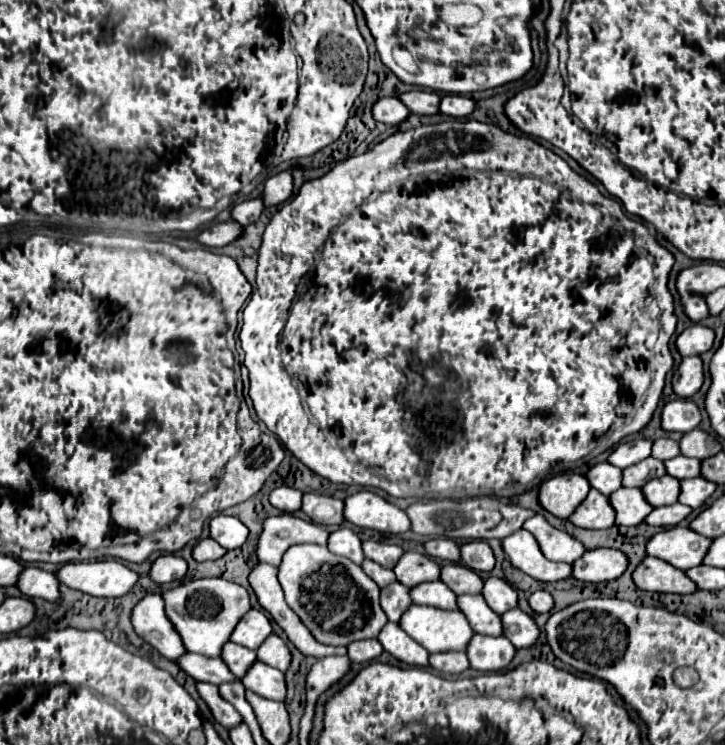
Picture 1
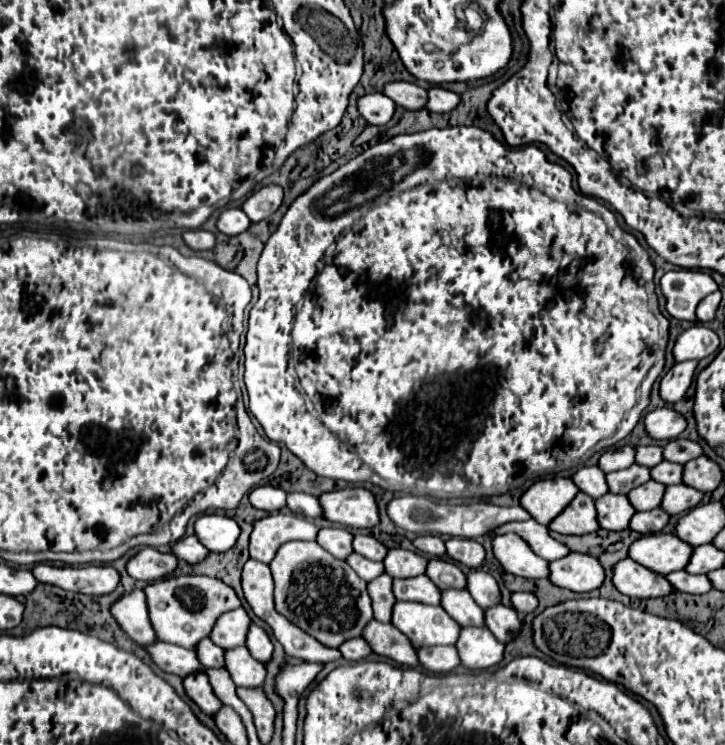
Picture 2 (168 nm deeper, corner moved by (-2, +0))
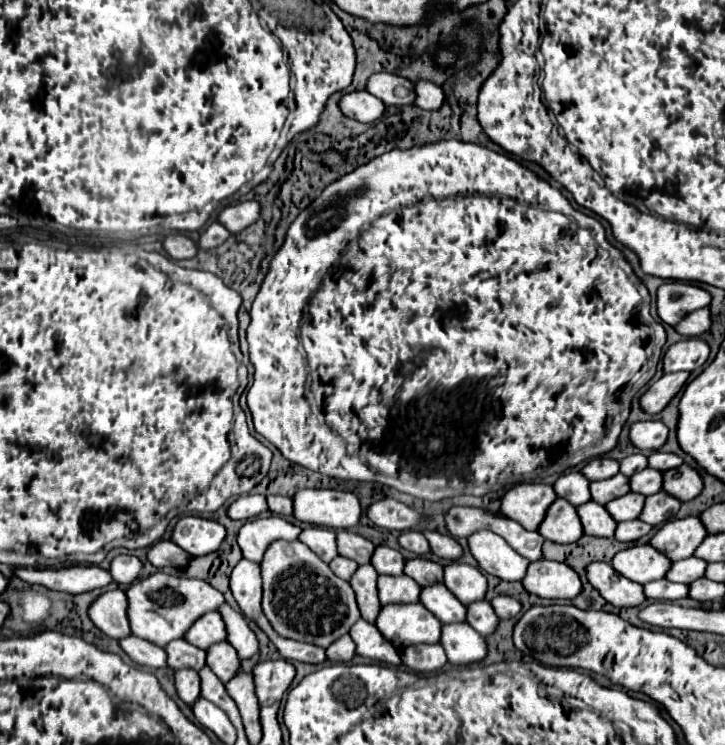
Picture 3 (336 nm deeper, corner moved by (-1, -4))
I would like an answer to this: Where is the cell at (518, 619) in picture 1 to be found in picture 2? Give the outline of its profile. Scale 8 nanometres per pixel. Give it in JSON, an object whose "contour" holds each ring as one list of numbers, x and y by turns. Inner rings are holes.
{"contour":[[496,604,484,610,484,626,496,636,498,642,506,644,520,630,520,618,512,608]]}

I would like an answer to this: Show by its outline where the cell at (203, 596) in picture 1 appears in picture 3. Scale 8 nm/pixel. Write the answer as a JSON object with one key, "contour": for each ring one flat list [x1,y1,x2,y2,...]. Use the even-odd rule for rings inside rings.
{"contour":[[163,572,131,584,131,588,127,590,127,598,127,612,131,618,133,634,157,646,167,646,167,642,183,638,191,628,191,622,197,622,197,618,201,618,203,614,219,610,219,606,225,604,223,594,219,594,219,590,215,590,209,582,197,578,179,578]]}

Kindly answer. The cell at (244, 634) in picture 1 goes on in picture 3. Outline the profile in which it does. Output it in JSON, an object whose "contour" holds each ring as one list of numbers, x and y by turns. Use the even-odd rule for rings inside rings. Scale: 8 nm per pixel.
{"contour":[[207,612,205,616,201,616,191,630,185,634,185,640,189,640,191,644,207,650,207,646,213,646,215,642,223,642,227,640,227,628,225,622,221,618,219,612]]}

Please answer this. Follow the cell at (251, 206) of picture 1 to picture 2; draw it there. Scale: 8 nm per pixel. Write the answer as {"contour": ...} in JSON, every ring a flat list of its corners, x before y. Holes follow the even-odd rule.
{"contour":[[230,208,230,210,224,210,218,220,216,220,216,228,218,232,226,234,226,236,236,236,240,232,244,232,246,228,250,226,246,214,240,210,240,208]]}

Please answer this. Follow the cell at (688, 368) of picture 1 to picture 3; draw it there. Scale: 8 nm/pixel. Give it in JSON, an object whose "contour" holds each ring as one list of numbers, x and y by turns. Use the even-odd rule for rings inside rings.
{"contour":[[673,372,673,374,663,374,643,396,641,396,641,406,649,414,661,412,671,398,683,388,687,382,689,372]]}

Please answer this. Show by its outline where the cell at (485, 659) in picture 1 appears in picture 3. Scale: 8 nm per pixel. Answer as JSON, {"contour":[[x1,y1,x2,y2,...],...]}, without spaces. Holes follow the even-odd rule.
{"contour":[[445,624,441,632,441,646,447,652,449,662,457,666,481,662,487,656,485,638,467,624]]}

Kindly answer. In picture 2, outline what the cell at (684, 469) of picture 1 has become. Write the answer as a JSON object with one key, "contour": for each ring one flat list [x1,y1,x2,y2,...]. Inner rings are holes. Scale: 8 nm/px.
{"contour":[[660,462,654,468,650,468,650,478,670,486,670,484,680,484,682,482,682,466,674,462]]}

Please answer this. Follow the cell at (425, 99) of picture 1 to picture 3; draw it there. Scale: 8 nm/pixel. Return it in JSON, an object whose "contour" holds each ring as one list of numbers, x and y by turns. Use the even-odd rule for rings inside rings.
{"contour":[[373,74,367,82,367,92,381,98,387,106,413,106,415,86,407,78,395,74]]}

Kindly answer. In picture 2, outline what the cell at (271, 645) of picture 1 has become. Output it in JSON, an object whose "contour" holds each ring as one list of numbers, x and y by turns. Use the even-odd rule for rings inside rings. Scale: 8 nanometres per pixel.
{"contour":[[252,624,252,626,248,628,246,648,250,650,250,654,252,654,258,662,268,662,270,656,272,656,272,650,274,650,274,646,272,646,268,634,266,634,260,626,256,626,256,624]]}

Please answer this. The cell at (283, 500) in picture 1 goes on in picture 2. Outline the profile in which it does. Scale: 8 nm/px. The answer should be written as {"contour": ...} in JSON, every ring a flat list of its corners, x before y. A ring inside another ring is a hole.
{"contour":[[258,486,250,492,248,496,250,504,258,510,266,510,266,512,274,512,286,506,286,492,274,486]]}

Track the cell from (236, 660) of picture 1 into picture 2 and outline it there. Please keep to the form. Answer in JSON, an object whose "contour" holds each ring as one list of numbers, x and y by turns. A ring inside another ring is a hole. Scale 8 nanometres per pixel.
{"contour":[[202,638,196,644,194,652,204,668,224,668,224,650,220,646,214,646,210,638]]}

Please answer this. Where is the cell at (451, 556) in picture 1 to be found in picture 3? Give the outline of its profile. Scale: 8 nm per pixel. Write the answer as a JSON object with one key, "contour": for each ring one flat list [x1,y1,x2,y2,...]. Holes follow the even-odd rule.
{"contour":[[403,532,399,536,399,544,409,550,409,552,415,552,417,556,423,556,423,554,429,554,431,552,431,546,427,542,427,538,421,534,421,532]]}

